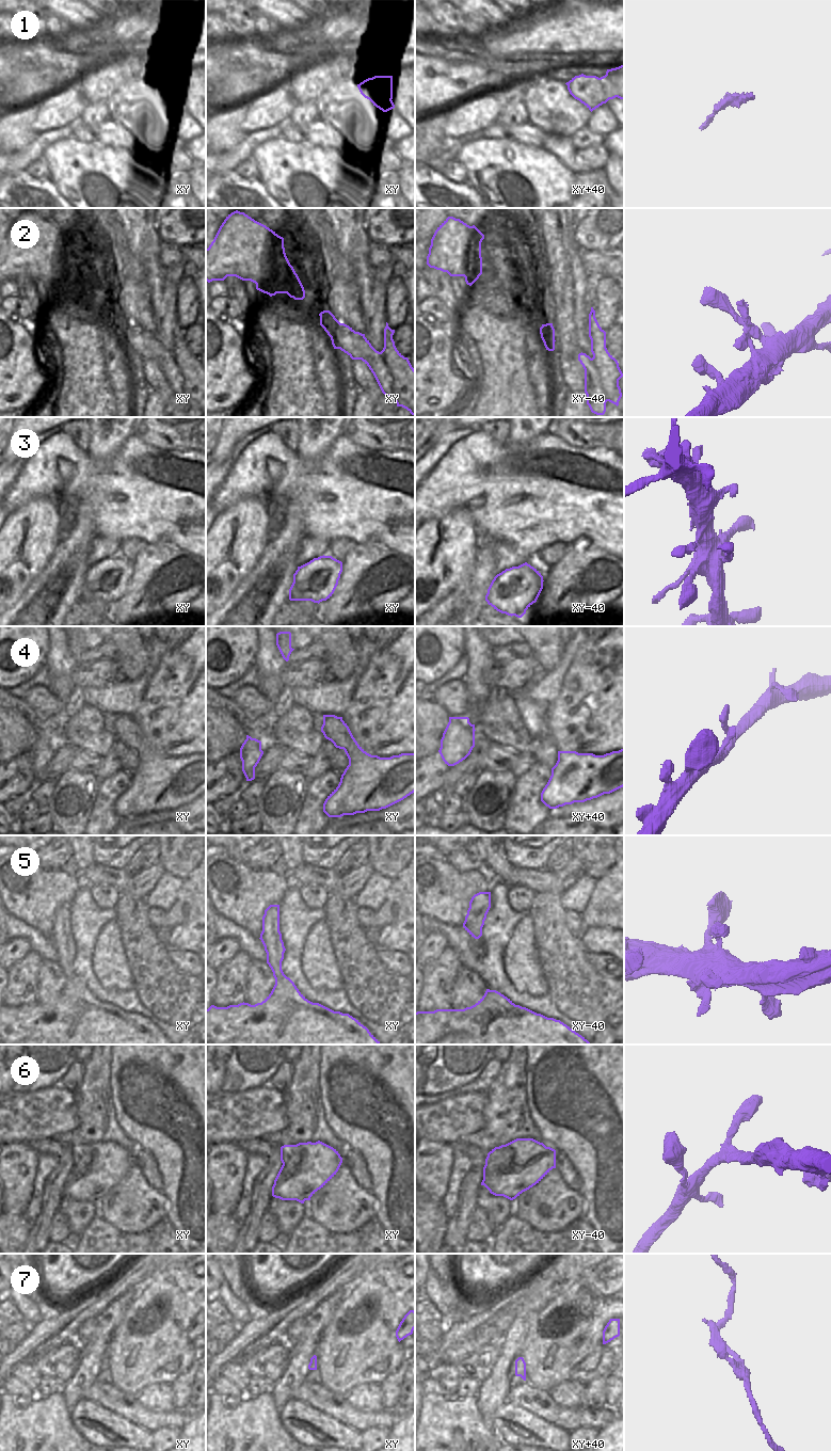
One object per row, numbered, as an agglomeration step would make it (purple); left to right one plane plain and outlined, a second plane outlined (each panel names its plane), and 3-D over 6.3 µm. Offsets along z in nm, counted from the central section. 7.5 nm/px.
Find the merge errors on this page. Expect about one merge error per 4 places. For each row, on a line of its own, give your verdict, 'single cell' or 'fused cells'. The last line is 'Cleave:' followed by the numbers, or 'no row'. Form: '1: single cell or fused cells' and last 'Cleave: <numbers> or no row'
1: fused cells
2: single cell
3: single cell
4: single cell
5: single cell
6: single cell
7: single cell
Cleave: 1

